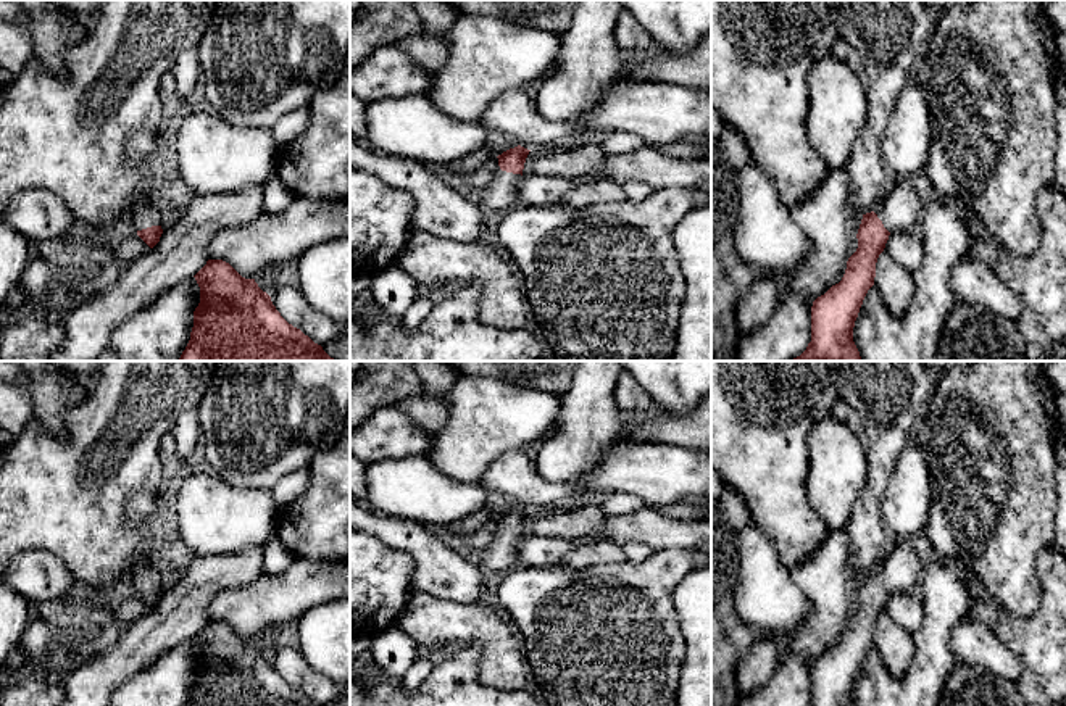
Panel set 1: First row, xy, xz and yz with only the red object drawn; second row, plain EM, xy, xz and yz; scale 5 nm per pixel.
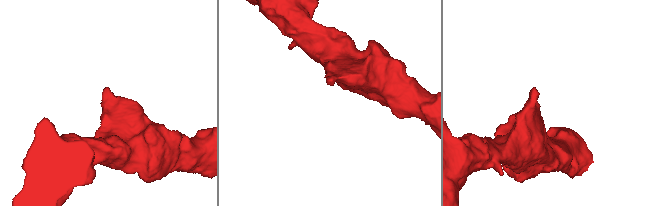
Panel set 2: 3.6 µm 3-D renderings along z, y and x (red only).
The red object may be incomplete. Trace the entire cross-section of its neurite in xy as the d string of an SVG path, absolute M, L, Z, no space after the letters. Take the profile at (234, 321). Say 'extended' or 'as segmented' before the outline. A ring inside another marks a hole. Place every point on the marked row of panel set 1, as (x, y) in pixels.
as segmented; M208 260L194 277L200 287L200 303L179 361L337 361L289 324L255 279L242 277L229 263Z

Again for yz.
extended; M892 177L887 197L874 211L863 214L858 248L848 258L842 280L813 301L811 342L792 361L861 361L853 327L874 285L877 258L892 232L919 227L922 206L911 179Z

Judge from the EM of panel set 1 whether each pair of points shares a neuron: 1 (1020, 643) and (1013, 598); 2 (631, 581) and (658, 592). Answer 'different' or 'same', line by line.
1: different
2: same

